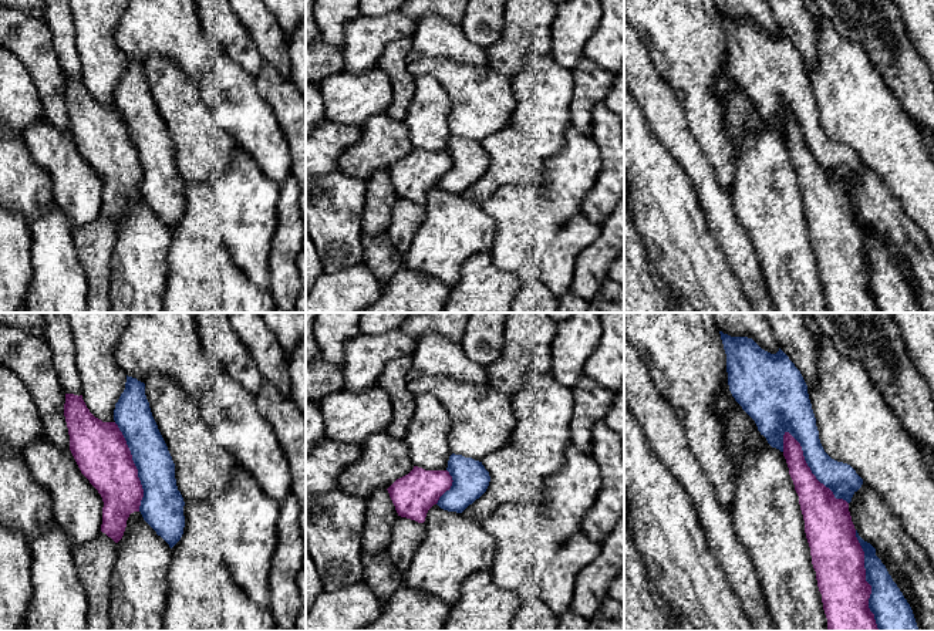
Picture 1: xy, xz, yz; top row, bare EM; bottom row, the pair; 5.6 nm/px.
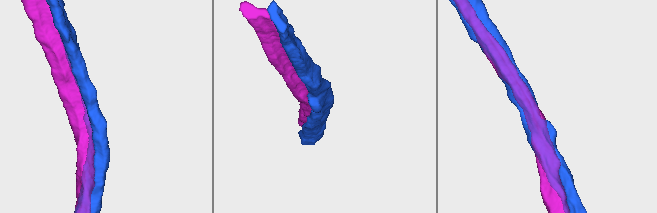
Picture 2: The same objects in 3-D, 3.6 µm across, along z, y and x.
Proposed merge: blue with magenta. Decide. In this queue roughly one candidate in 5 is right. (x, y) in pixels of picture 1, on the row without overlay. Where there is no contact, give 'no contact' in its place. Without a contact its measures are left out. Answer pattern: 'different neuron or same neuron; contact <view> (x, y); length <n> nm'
different neuron; contact yz (811, 151); length 550 nm

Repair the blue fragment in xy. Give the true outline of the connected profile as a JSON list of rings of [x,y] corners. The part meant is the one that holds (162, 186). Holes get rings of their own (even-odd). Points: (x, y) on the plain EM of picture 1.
[[[127,57],[125,71],[115,85],[114,102],[127,122],[144,171],[139,193],[172,230],[183,216],[185,183],[176,168],[175,145],[152,98],[144,64]]]

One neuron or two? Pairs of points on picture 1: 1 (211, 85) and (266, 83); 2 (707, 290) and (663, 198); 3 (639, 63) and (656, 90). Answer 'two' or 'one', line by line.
1: two
2: one
3: one

